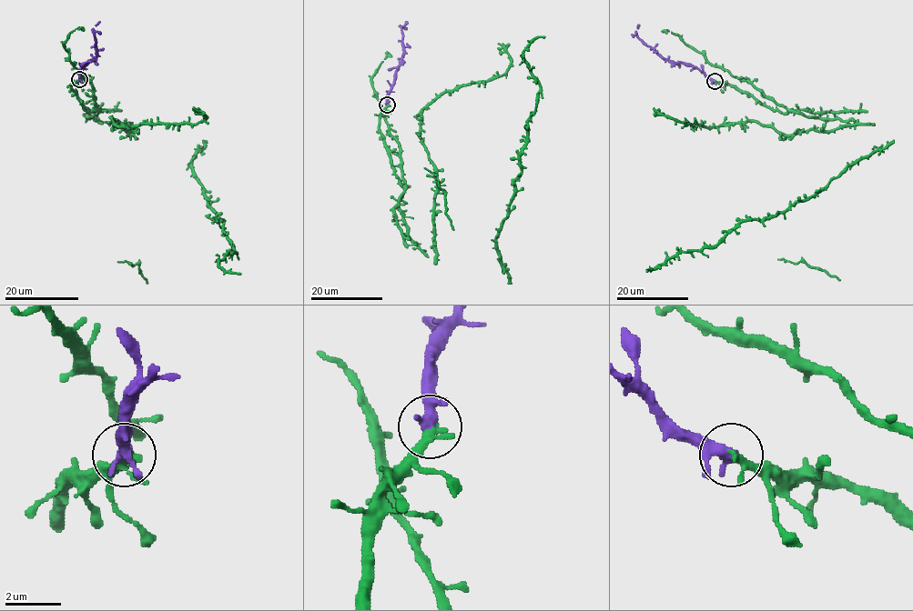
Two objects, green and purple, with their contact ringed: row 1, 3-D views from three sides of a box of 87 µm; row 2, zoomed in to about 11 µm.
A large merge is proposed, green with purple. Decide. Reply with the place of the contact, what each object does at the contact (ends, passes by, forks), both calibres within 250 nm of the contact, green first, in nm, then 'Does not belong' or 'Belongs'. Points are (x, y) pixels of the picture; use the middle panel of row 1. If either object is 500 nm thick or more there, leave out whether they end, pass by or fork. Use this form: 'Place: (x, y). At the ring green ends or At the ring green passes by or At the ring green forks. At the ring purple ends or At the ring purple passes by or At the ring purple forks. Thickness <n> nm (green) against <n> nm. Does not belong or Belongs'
Place: (387, 105). At the ring green passes by. At the ring purple passes by. Thickness 240 nm (green) against 340 nm. Belongs

